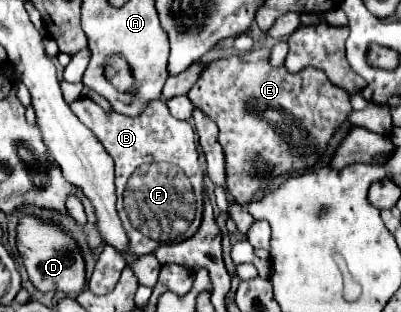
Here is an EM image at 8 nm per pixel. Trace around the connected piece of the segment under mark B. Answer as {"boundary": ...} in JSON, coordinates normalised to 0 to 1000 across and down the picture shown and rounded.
{"boundary":[[[200,311],[190,317],[180,337],[185,369],[244,439],[244,452],[259,465],[259,478],[269,484],[269,497],[284,510],[289,522],[289,676],[304,702],[304,619],[314,606],[314,587],[324,574],[324,561],[359,522],[379,522],[379,516],[414,516],[429,529],[444,529],[454,548],[464,548],[479,599],[484,599],[484,625],[489,625],[489,689],[484,715],[474,728],[474,740],[464,747],[479,753],[494,721],[499,721],[499,696],[504,696],[504,606],[509,606],[509,548],[494,522],[494,484],[489,484],[489,458],[484,458],[484,413],[469,401],[469,388],[449,388],[434,381],[414,343],[409,324],[374,324],[364,337],[364,356],[354,356],[354,369],[344,375],[314,375],[299,362],[264,362],[254,343],[244,343],[234,324]]]}

